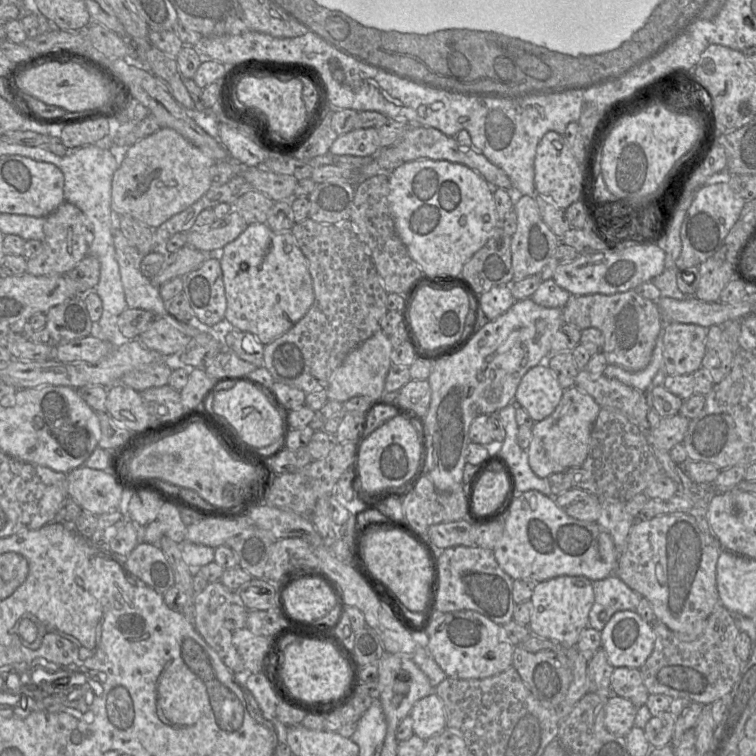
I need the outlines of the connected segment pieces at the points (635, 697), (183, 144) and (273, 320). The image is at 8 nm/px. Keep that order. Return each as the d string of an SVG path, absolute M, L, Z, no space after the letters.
M614 668L610 680L611 693L631 701L636 707L646 705L649 693L639 669Z
M160 128L137 141L128 148L122 164L113 175L111 209L115 220L117 216L130 215L151 228L157 228L172 216L186 210L210 189L210 169L215 163L214 159L171 128Z
M254 223L234 241L223 248L220 259L227 307L225 318L236 330L252 333L263 345L267 345L292 328L314 302L314 289L308 261L289 232L274 232L266 223Z

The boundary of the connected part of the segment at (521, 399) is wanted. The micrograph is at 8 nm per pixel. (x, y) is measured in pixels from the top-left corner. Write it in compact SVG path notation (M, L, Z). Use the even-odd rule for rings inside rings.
M542 362L531 368L521 379L514 403L523 407L534 422L550 416L558 406L564 389L556 373Z

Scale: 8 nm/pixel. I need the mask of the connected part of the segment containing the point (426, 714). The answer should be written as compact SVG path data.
M435 691L419 699L409 715L413 720L413 732L426 740L446 728L444 704Z

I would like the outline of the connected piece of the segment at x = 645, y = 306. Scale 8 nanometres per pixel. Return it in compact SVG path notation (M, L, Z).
M634 289L615 294L572 295L562 308L563 321L580 330L597 328L604 336L603 353L607 363L628 371L640 371L650 362L664 320L657 301L641 296Z

